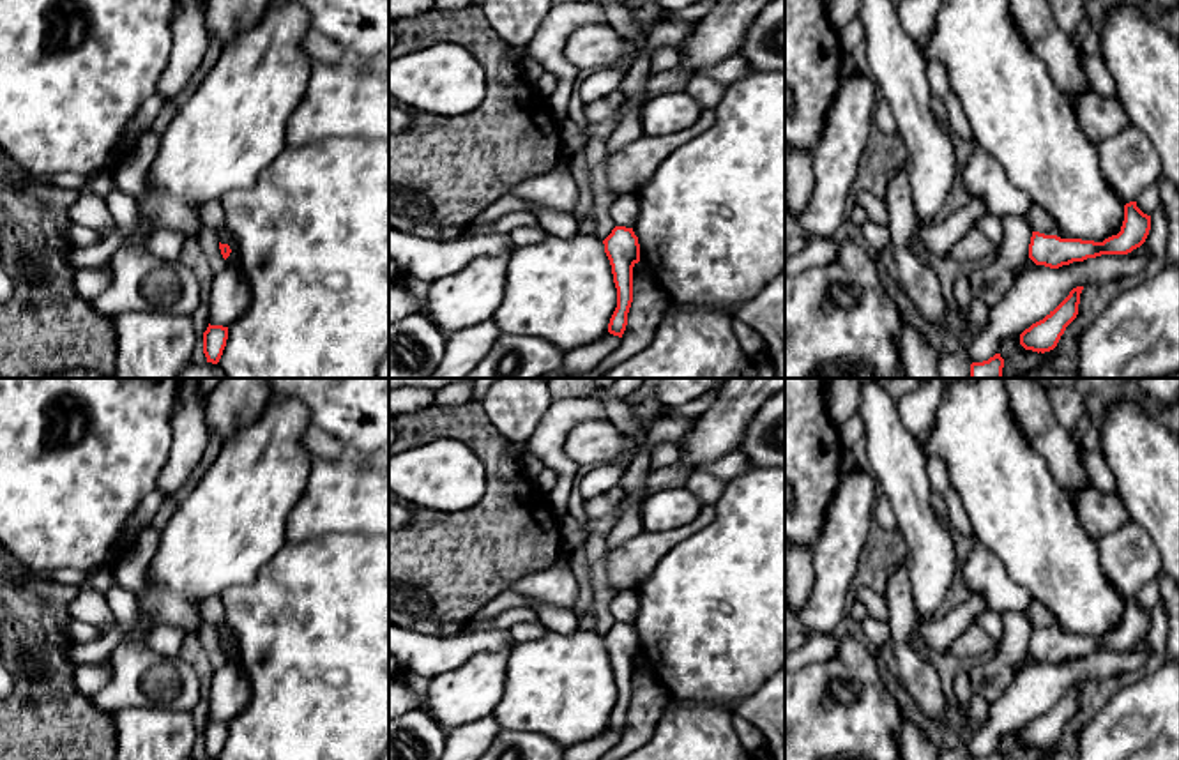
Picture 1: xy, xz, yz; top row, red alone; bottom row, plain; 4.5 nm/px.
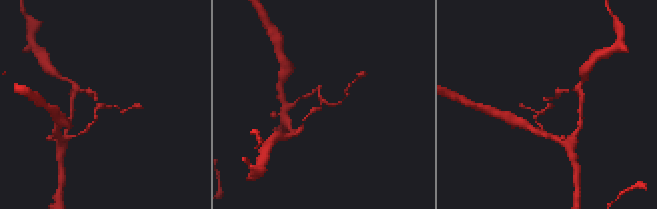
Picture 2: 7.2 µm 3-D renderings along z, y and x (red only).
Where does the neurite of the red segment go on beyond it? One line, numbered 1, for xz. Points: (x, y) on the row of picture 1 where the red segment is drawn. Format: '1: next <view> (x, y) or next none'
1: next none

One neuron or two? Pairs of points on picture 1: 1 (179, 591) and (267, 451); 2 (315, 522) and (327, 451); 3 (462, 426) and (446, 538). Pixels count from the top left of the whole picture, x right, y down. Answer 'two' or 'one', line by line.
1: one
2: two
3: one

